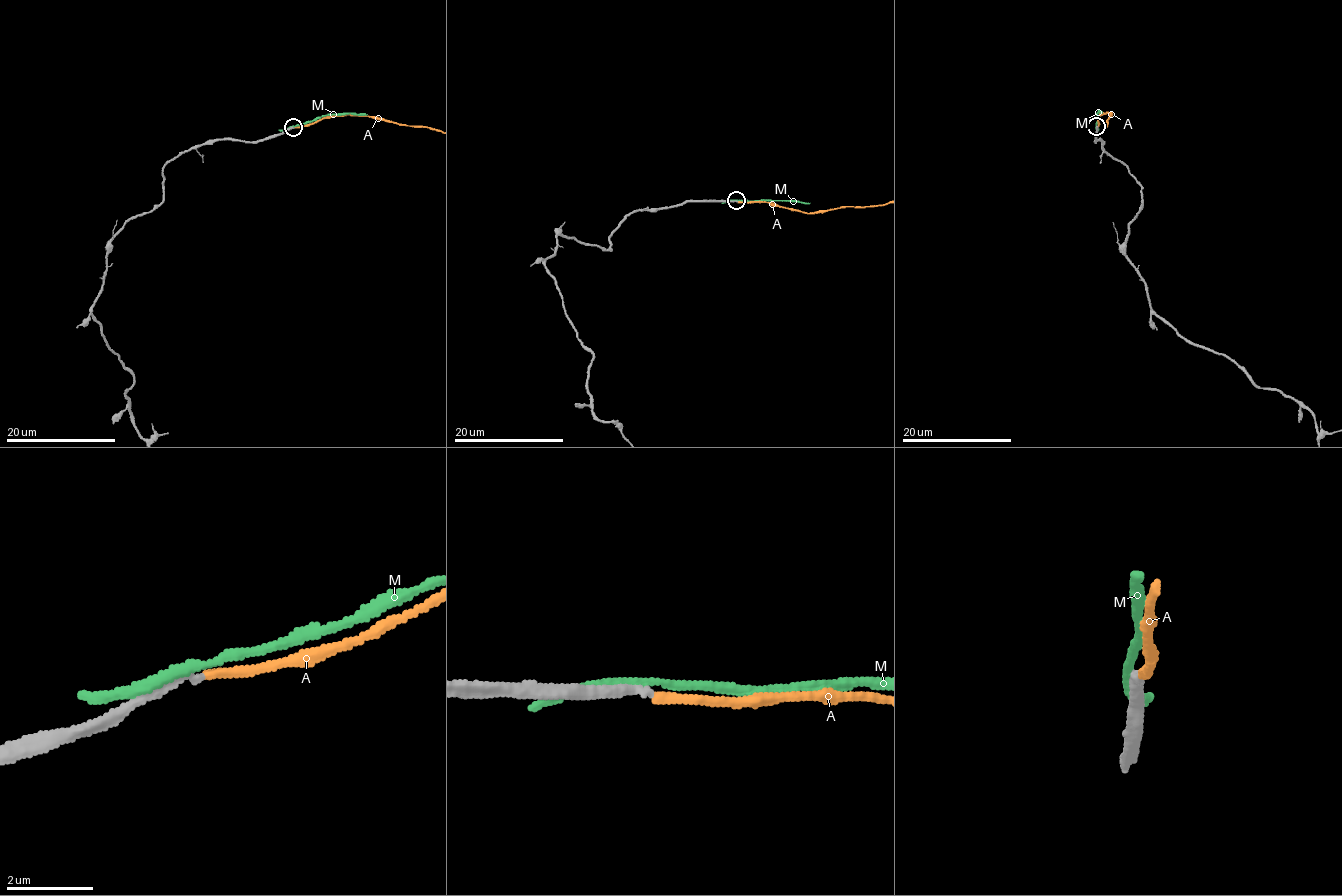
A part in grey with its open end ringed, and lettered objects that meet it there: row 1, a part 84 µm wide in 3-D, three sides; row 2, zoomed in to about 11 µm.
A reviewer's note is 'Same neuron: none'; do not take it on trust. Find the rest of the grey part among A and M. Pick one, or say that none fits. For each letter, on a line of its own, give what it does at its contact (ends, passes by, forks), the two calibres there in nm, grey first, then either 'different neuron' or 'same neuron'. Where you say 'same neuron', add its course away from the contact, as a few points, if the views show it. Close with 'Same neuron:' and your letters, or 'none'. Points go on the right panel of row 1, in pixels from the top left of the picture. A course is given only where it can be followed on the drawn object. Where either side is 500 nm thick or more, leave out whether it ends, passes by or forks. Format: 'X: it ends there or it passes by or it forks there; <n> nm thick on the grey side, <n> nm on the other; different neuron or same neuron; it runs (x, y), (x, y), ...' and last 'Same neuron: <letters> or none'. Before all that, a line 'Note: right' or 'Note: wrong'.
Note: right
A: it ends there; 240 nm thick on the grey side, 200 nm on the other; different neuron
M: it passes by; 380 nm thick on the grey side, 240 nm on the other; different neuron
Same neuron: none

